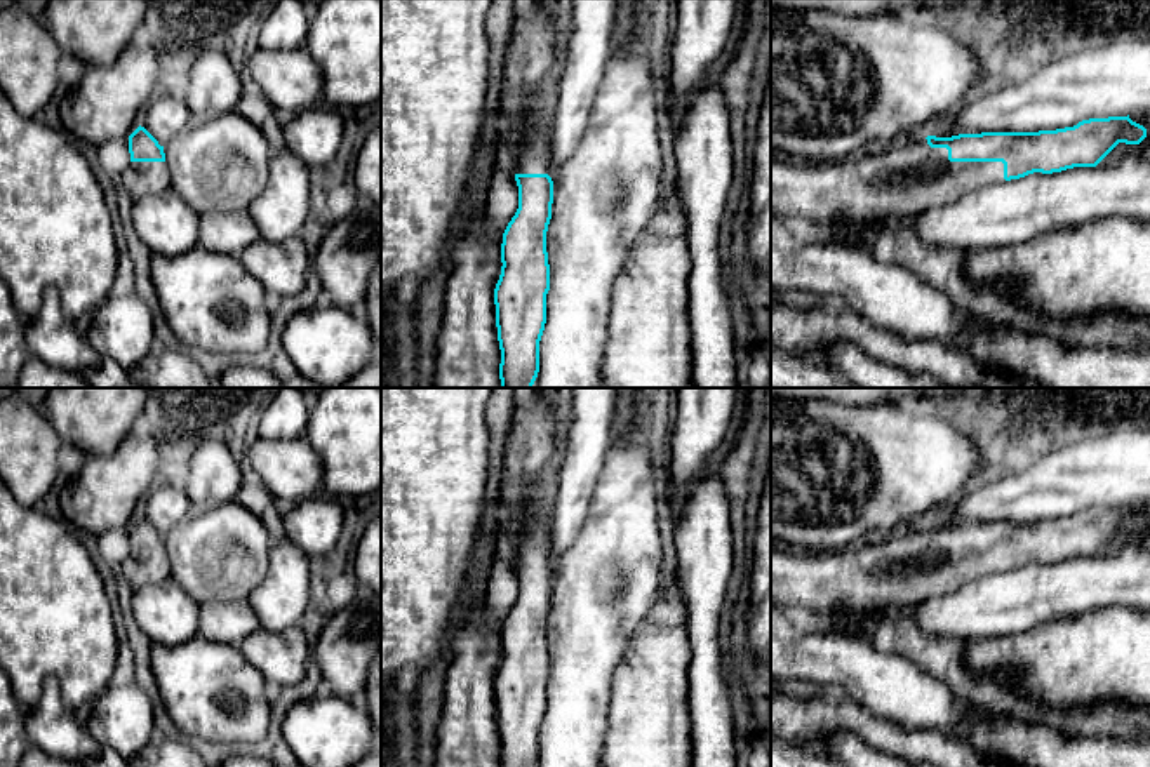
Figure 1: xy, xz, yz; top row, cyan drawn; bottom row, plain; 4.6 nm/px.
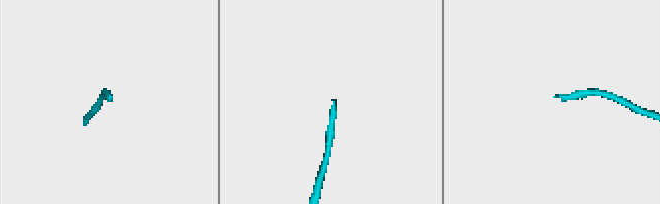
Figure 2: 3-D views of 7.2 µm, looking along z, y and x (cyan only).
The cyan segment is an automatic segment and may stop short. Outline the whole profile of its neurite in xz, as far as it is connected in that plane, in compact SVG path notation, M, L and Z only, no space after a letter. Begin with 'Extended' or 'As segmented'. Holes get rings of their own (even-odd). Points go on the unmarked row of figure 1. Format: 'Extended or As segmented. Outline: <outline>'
Extended. Outline: M545 485L539 503L524 511L515 541L518 598L503 623L503 656L494 678L499 767L538 767L539 762L539 730L550 680L546 642L553 593L553 570L548 565L550 517L552 504Z

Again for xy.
Extended. Outline: M137 517L129 525L130 553L120 572L134 590L164 583L170 577L170 562L165 551L164 536L144 518Z

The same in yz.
Extended. Outline: M1127 504L1089 508L1056 520L915 527L840 551L790 553L771 543L771 602L806 623L826 626L837 617L865 617L886 609L917 607L986 574L1033 562L1096 557L1119 532L1140 534L1145 527L1147 518Z

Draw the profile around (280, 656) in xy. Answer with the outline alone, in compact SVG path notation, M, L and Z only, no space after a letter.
M303 626L282 631L257 628L240 645L245 659L261 671L268 687L287 689L306 675L310 645Z

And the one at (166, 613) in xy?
M172 577L134 590L132 612L153 644L179 645L198 637L195 602Z

